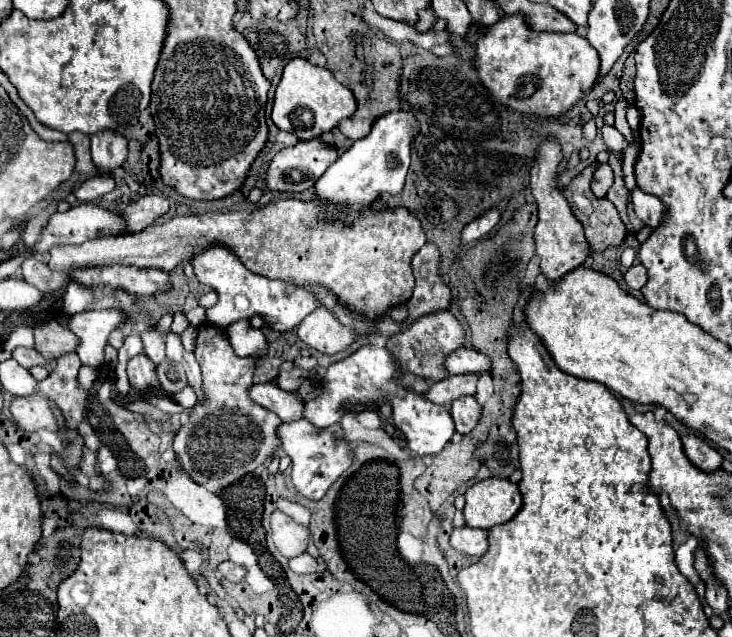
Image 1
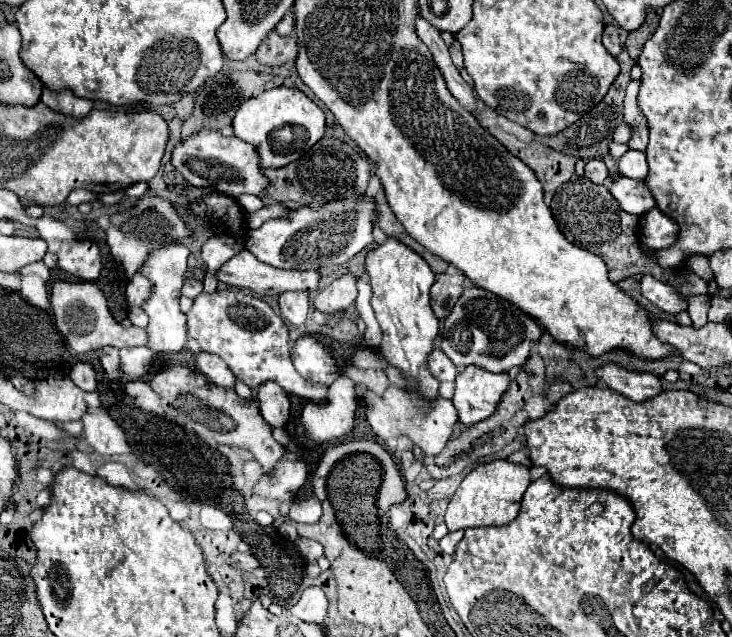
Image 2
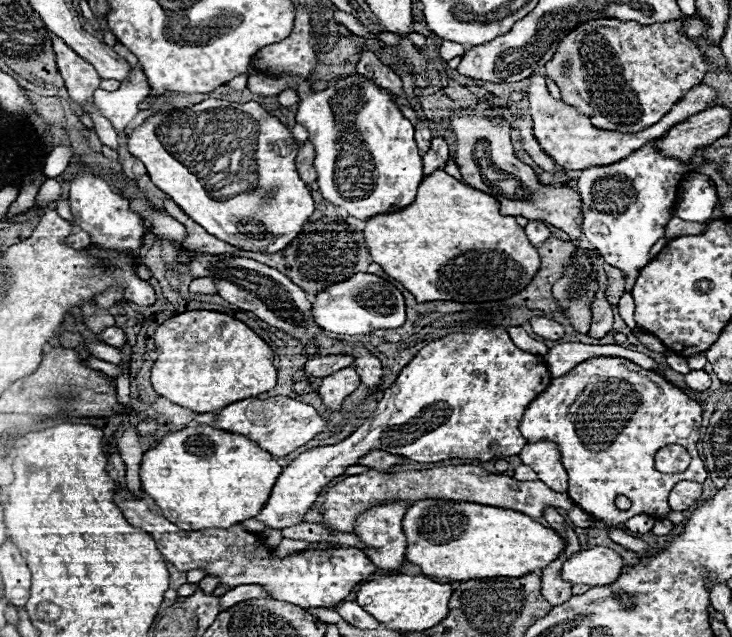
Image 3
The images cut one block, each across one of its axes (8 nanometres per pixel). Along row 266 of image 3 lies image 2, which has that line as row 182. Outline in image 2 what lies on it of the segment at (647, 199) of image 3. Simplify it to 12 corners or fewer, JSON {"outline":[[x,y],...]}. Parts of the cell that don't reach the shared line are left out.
{"outline":[[620,176],[610,192],[624,212],[644,216],[654,196],[642,180]]}

